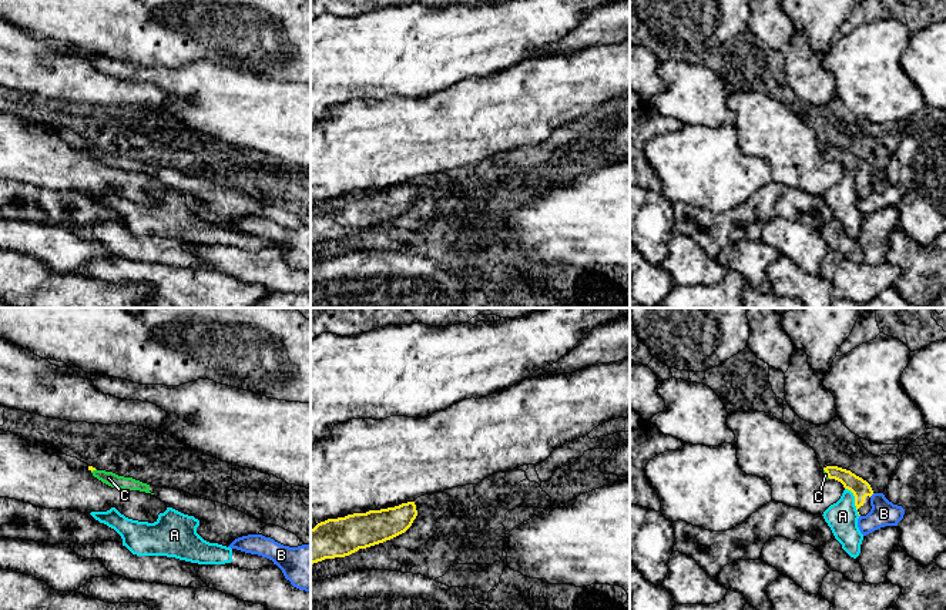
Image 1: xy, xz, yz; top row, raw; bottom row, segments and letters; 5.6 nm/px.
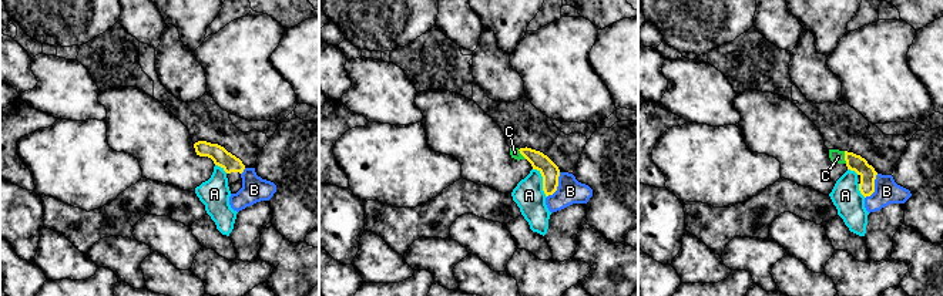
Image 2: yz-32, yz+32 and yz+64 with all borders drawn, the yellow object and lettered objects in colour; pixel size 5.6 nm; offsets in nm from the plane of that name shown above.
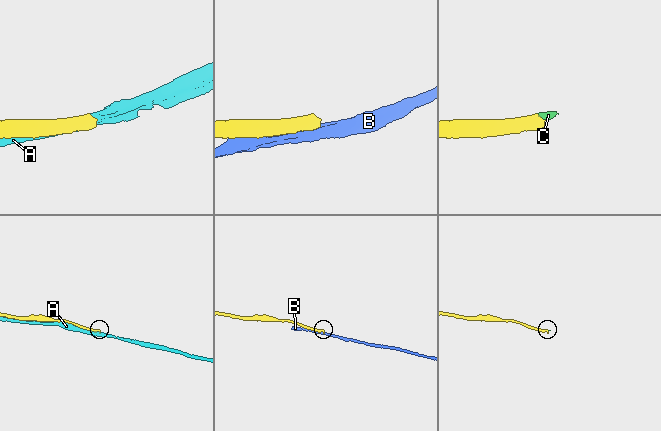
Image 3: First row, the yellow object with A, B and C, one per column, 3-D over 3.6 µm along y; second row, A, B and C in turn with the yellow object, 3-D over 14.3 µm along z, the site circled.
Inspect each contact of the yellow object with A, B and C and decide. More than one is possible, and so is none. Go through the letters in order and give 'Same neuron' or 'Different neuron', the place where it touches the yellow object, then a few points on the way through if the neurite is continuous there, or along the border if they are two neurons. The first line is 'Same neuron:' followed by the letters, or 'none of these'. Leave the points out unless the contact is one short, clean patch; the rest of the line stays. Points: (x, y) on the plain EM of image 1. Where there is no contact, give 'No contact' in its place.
Same neuron: C
A: Different neuron. Touches yellow at yz (855, 181)
B: Different neuron. Touches yellow at yz (871, 176)
C: Same neuron. Touches yellow at yz (827, 154). Path across: yz (858, 167), (842, 156), (827, 154), (825, 156)

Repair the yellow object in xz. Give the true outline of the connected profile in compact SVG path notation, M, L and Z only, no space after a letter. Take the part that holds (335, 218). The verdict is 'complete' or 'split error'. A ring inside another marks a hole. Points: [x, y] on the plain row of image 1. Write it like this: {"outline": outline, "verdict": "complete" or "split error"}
{"outline": "M415 182L328 200L311 210L311 245L345 238L405 214L417 197Z", "verdict": "complete"}

